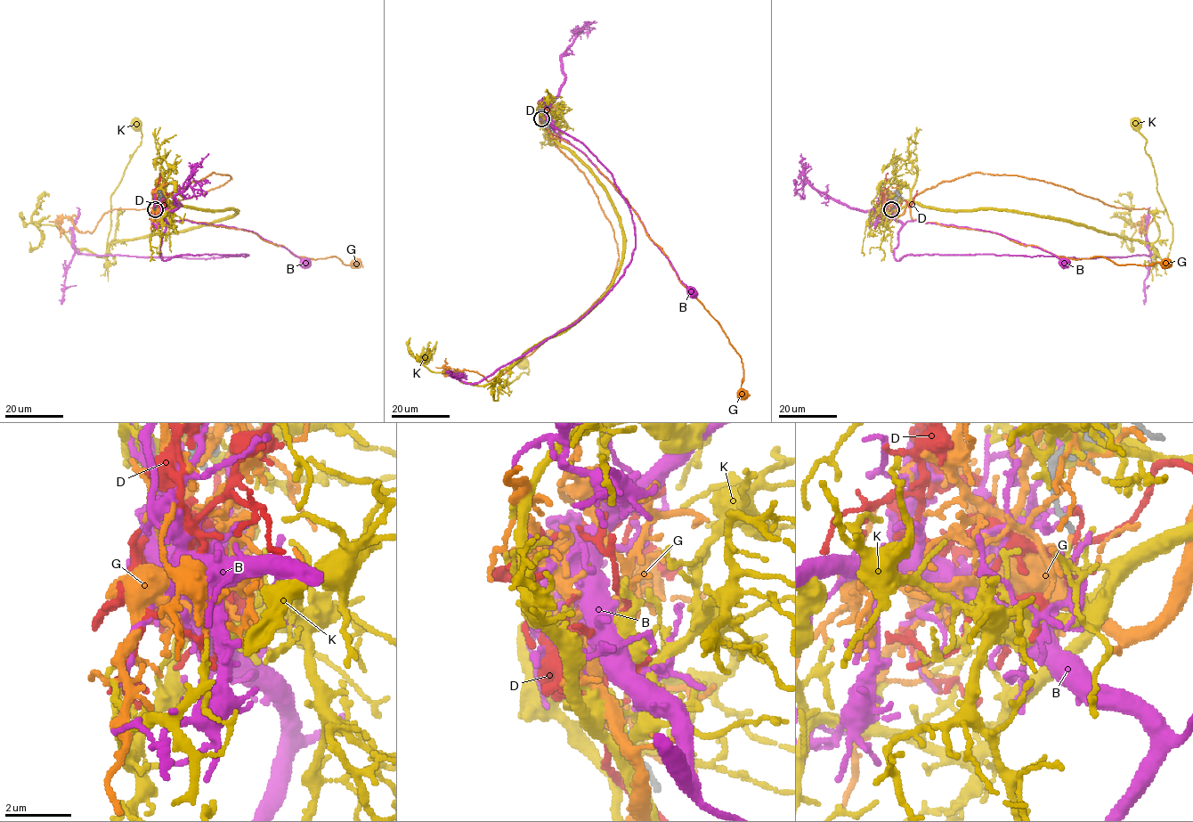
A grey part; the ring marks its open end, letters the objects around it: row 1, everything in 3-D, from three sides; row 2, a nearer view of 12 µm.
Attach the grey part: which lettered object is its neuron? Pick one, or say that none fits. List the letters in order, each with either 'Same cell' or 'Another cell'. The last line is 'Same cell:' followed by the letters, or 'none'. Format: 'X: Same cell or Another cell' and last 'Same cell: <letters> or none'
B: Another cell
D: Same cell
G: Another cell
K: Another cell
Same cell: D

